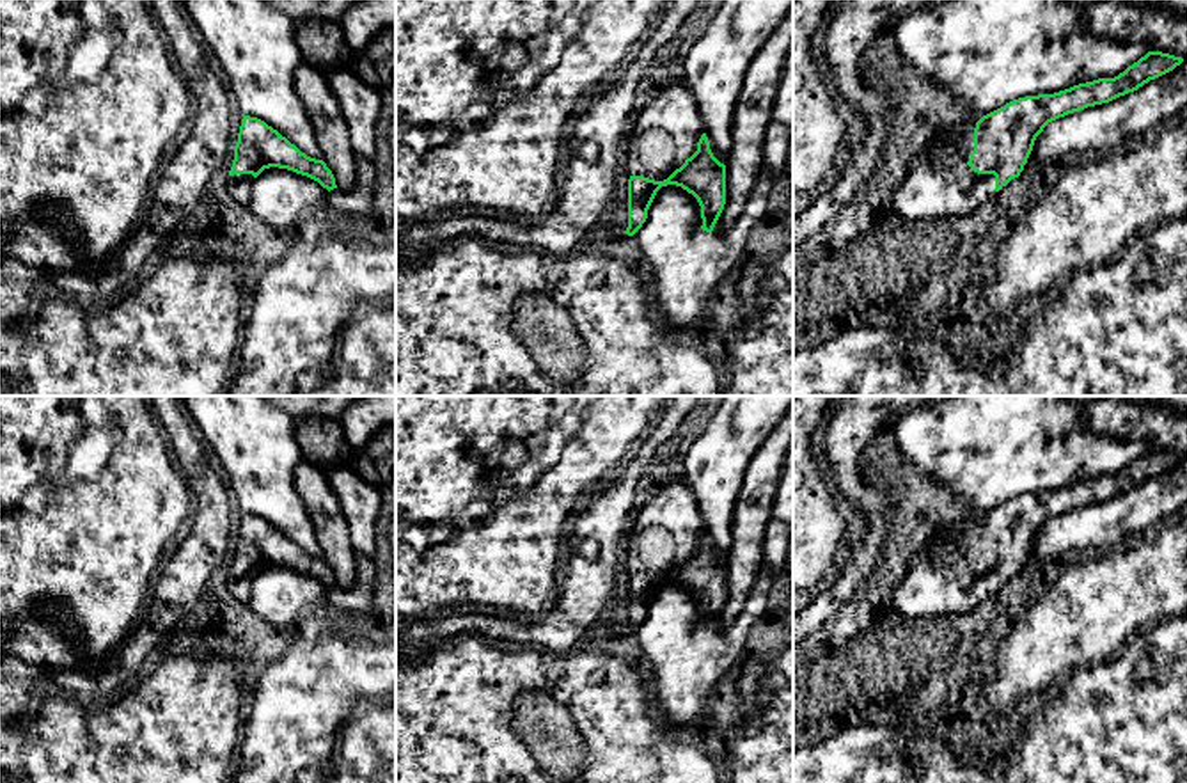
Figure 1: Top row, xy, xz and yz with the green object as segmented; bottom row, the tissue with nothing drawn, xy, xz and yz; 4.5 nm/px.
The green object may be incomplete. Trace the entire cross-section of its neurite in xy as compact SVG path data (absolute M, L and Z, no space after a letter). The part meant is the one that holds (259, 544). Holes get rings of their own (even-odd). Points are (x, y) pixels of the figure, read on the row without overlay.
M243 513L227 577L231 595L248 604L255 575L270 565L307 573L328 589L337 586L335 575L323 558L307 554L264 518Z

